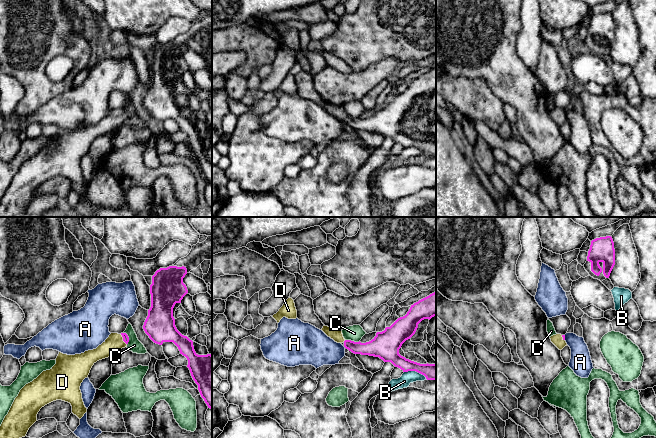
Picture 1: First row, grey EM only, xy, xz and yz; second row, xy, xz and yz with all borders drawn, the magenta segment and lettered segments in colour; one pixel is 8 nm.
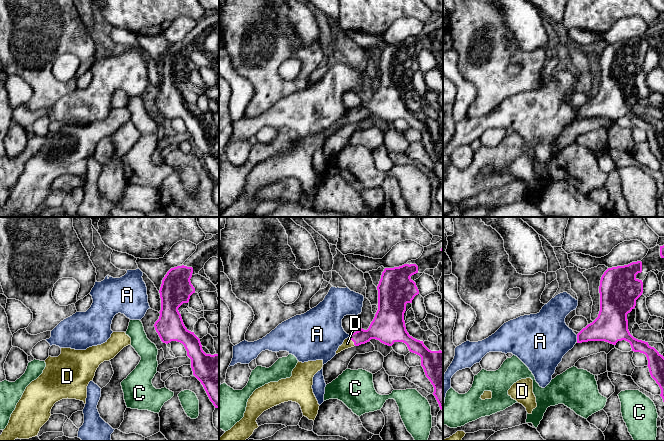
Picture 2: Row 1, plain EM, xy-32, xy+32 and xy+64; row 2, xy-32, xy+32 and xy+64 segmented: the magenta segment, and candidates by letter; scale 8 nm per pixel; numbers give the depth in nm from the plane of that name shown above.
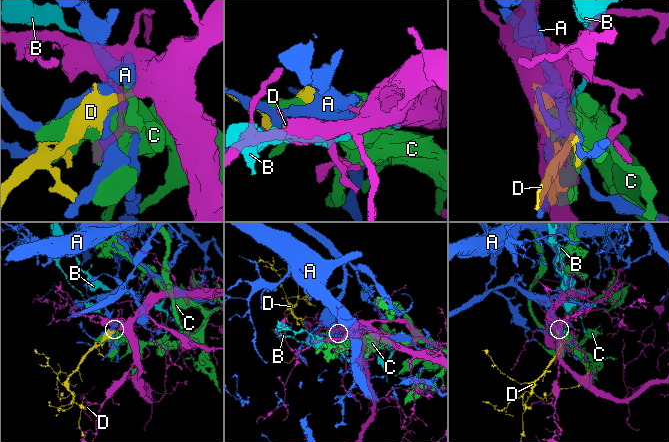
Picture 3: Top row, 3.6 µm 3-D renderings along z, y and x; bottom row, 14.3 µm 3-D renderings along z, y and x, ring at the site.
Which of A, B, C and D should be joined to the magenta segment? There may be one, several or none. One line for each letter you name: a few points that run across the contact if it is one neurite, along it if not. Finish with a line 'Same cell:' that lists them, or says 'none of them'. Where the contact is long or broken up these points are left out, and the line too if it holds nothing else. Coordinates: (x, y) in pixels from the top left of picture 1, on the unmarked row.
D: Line: xy (125, 113), (123, 115), (114, 118)
Same cell: D

